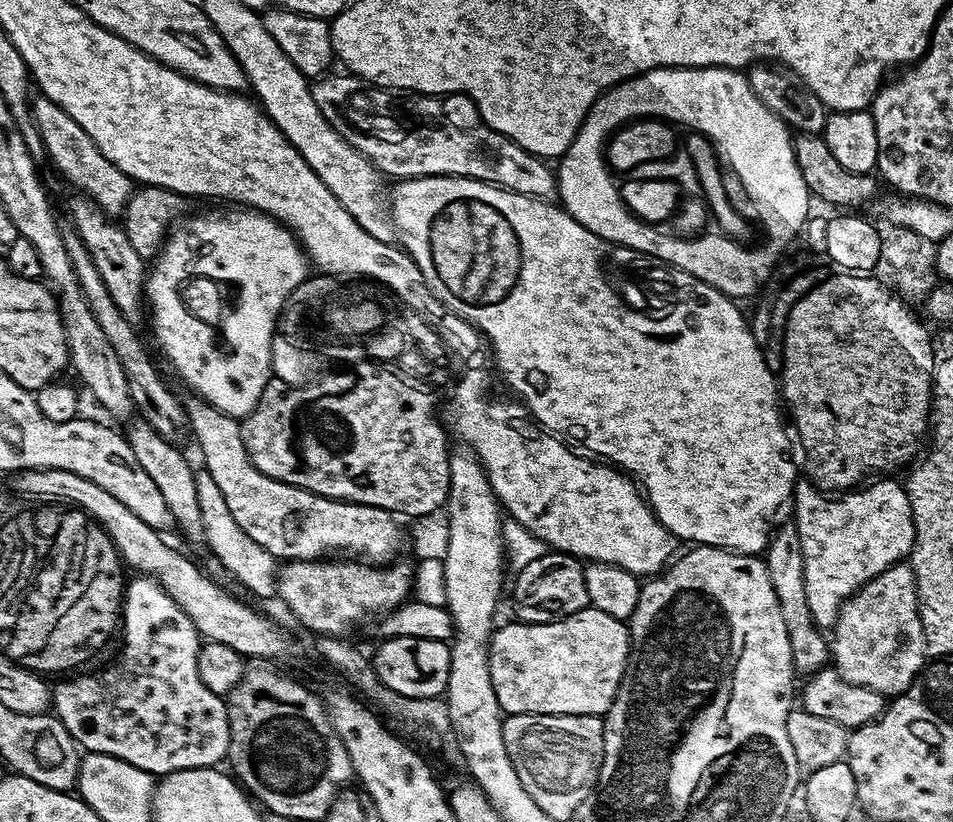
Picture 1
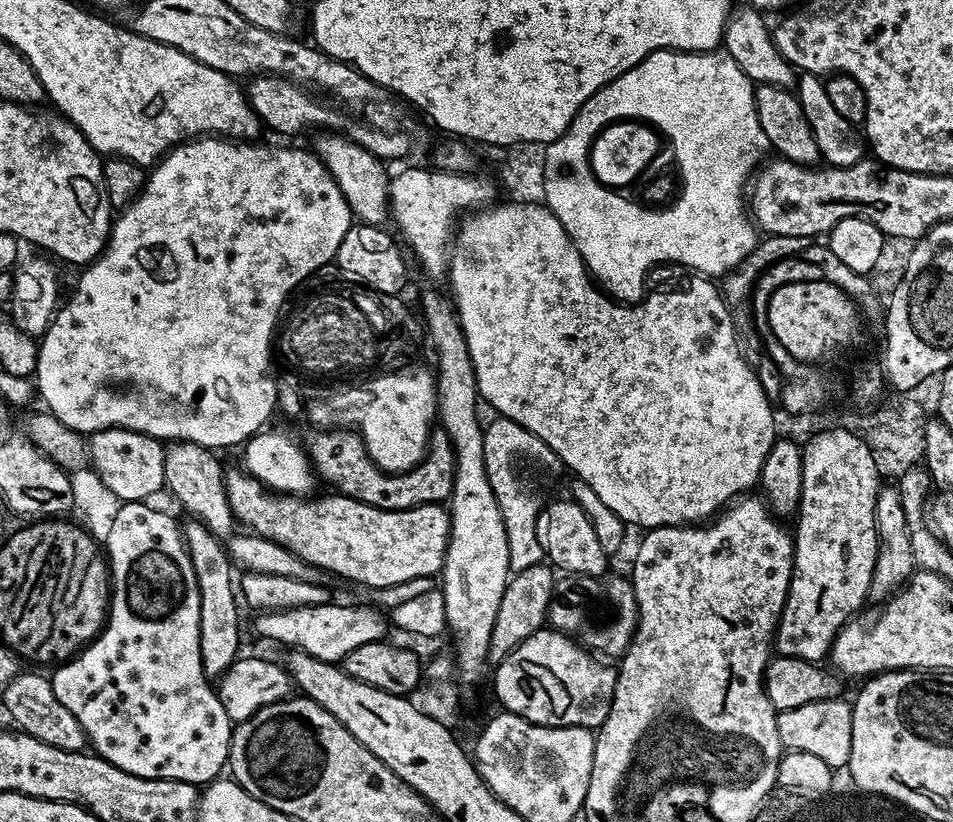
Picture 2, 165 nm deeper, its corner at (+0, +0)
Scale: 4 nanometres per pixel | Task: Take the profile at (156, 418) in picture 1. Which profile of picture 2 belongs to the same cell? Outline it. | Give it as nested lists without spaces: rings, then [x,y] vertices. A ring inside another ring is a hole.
[[[172,442],[165,447],[164,450],[164,488],[172,491],[172,496],[188,511],[187,515],[191,519],[198,520],[205,524],[207,528],[219,538],[228,538],[233,535],[234,517],[232,507],[230,506],[230,498],[226,494],[226,482],[224,474],[225,465],[220,465],[220,460],[215,451],[210,448],[203,448],[197,444],[185,444],[183,442]]]

